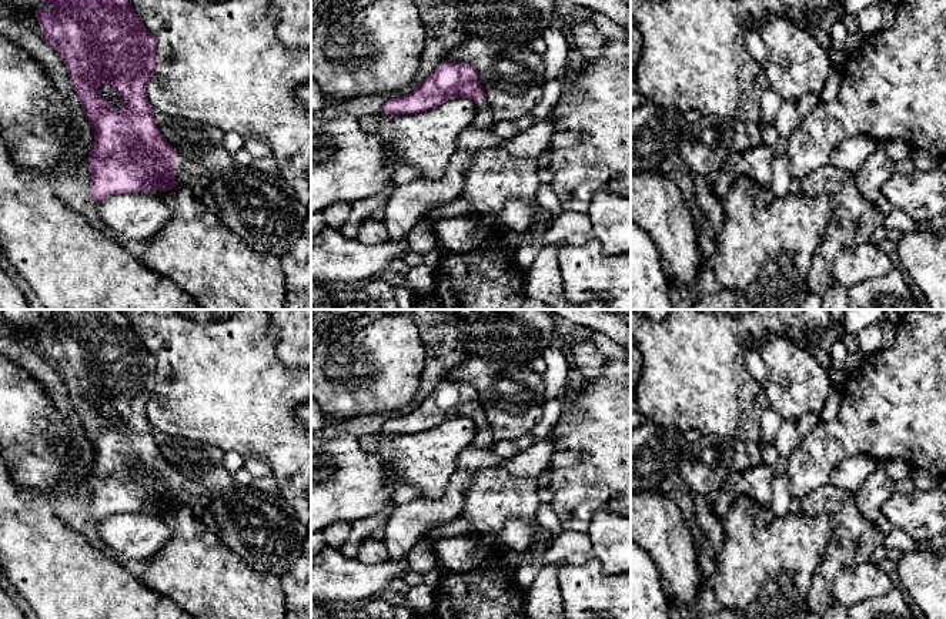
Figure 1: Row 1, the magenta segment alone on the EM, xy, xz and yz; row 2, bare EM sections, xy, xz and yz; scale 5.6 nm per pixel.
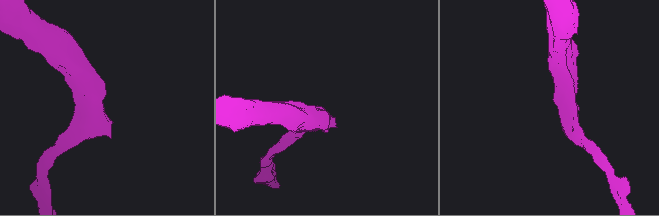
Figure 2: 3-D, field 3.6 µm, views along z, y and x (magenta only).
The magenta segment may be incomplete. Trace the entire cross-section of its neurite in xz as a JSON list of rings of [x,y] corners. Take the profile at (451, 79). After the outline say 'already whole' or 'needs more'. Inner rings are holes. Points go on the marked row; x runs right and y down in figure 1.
[[[445,60],[410,94],[387,100],[381,114],[415,114],[441,106],[451,98],[469,98],[477,104],[472,126],[492,131],[491,113],[478,70],[465,63]]]; needs more

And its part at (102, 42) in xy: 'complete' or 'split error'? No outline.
split error

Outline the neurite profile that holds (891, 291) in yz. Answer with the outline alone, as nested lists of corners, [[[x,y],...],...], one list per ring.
[[[896,268],[886,275],[859,282],[849,288],[849,310],[920,310],[902,272]]]

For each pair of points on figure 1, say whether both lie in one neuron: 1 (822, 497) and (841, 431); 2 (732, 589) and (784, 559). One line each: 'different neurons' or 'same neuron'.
1: different neurons
2: same neuron

